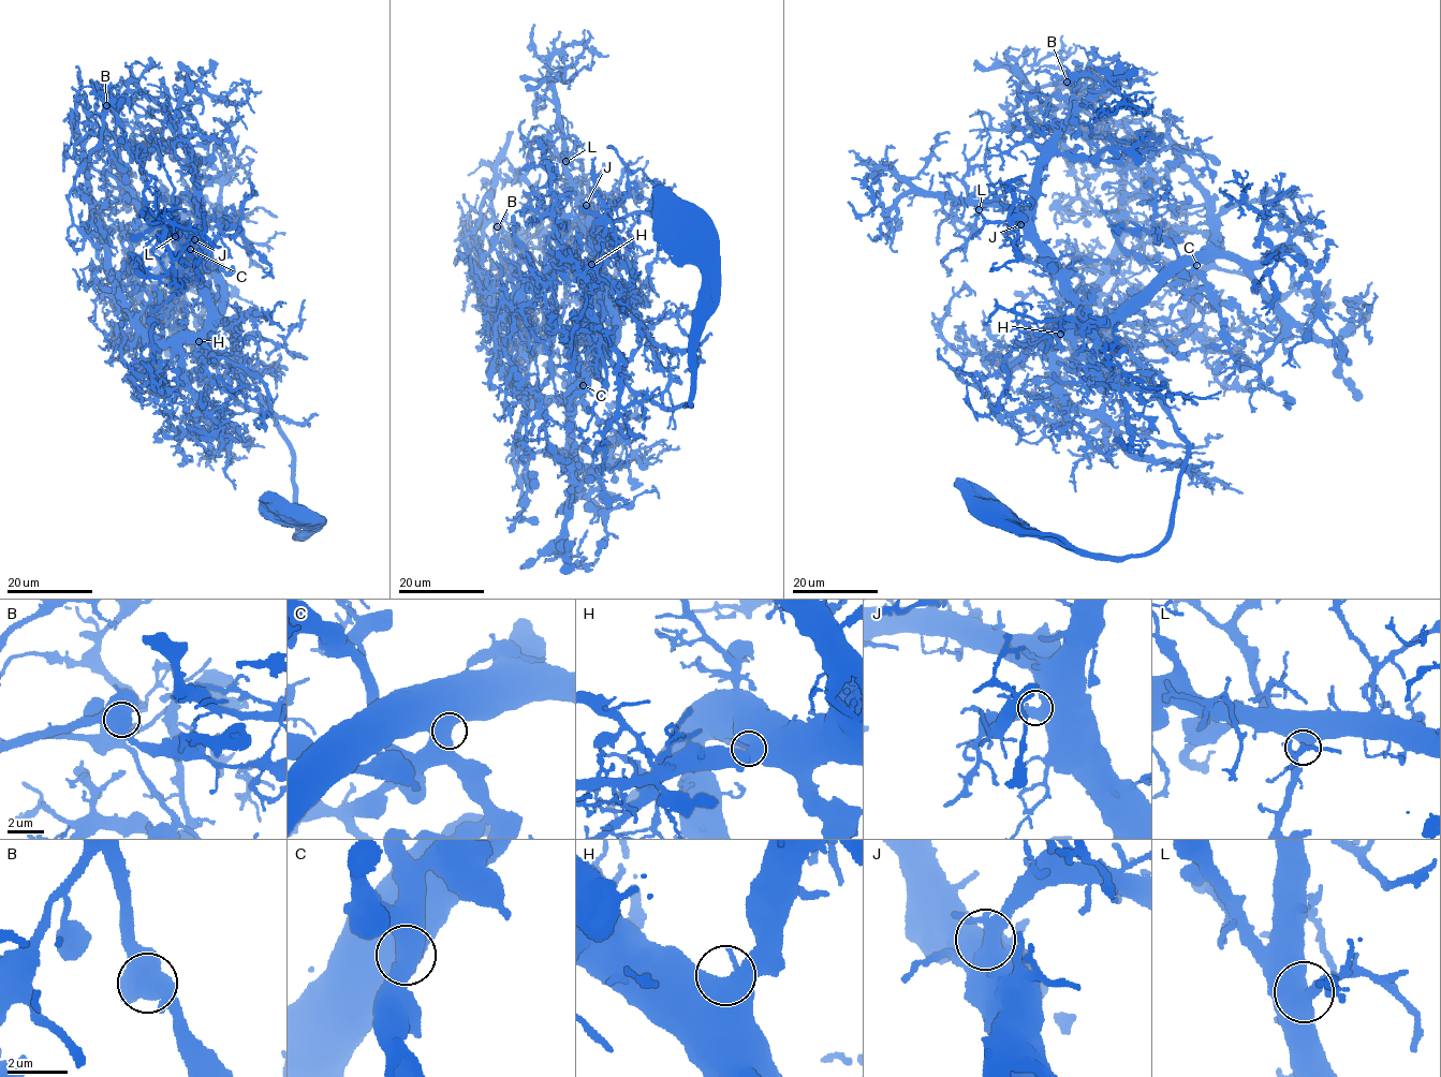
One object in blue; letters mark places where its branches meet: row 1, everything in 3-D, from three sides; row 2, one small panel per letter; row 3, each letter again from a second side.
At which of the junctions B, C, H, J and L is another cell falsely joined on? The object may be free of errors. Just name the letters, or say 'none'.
B

